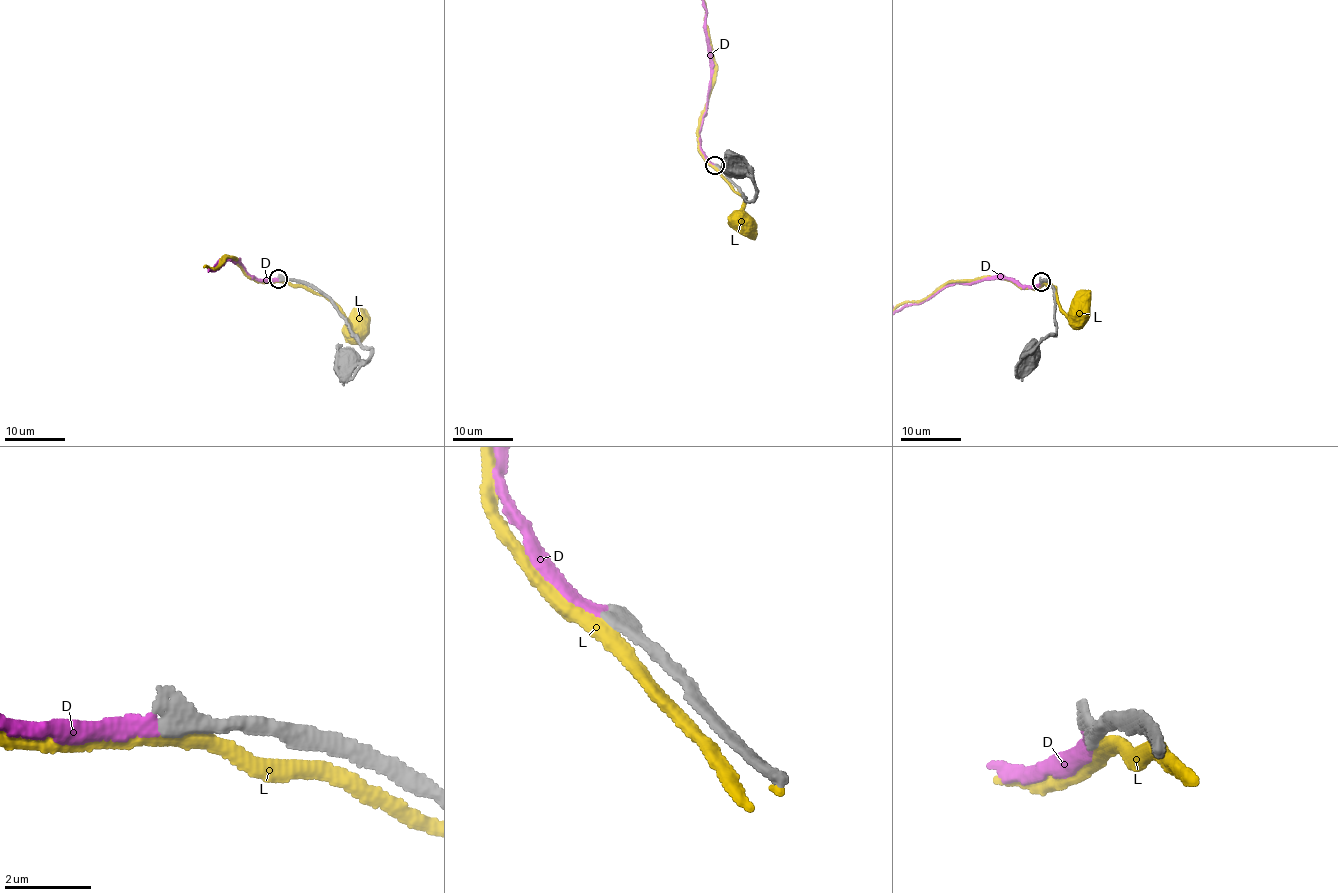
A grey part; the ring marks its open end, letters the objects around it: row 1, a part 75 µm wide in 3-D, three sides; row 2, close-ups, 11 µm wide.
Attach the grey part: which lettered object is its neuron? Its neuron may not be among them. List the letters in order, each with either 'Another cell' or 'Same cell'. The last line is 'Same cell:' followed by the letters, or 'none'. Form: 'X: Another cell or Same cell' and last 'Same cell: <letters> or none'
D: Same cell
L: Another cell
Same cell: D

